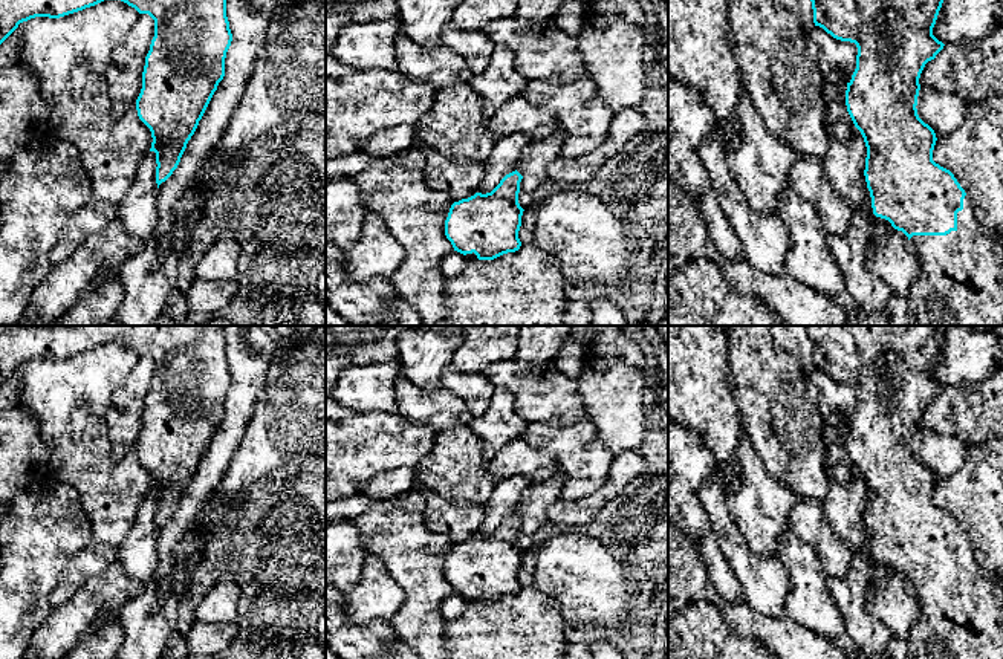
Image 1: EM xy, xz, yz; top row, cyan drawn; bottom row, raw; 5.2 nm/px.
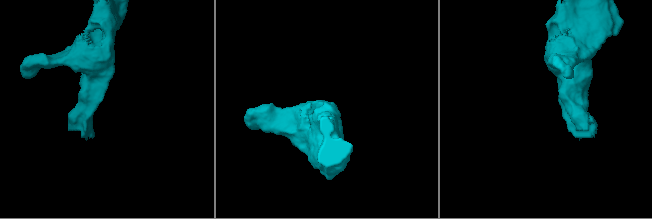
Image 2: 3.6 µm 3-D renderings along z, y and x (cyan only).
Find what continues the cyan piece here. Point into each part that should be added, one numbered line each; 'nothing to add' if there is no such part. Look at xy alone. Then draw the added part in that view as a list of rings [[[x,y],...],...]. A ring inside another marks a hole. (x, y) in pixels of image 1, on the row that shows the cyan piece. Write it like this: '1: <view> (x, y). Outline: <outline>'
nothing to add

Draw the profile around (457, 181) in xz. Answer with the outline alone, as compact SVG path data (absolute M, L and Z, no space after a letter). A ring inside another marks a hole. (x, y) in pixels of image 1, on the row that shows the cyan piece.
M414 135L413 147L424 153L424 179L428 188L443 193L451 203L468 199L479 191L485 179L483 164L457 162L424 144L417 135Z

